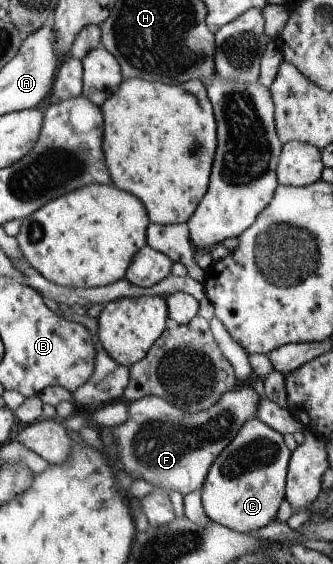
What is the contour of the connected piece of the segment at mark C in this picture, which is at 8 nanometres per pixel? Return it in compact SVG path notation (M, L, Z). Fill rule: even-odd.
M252 418L242 424L235 437L210 463L200 492L204 514L219 526L247 534L273 520L284 497L290 456L282 435Z

